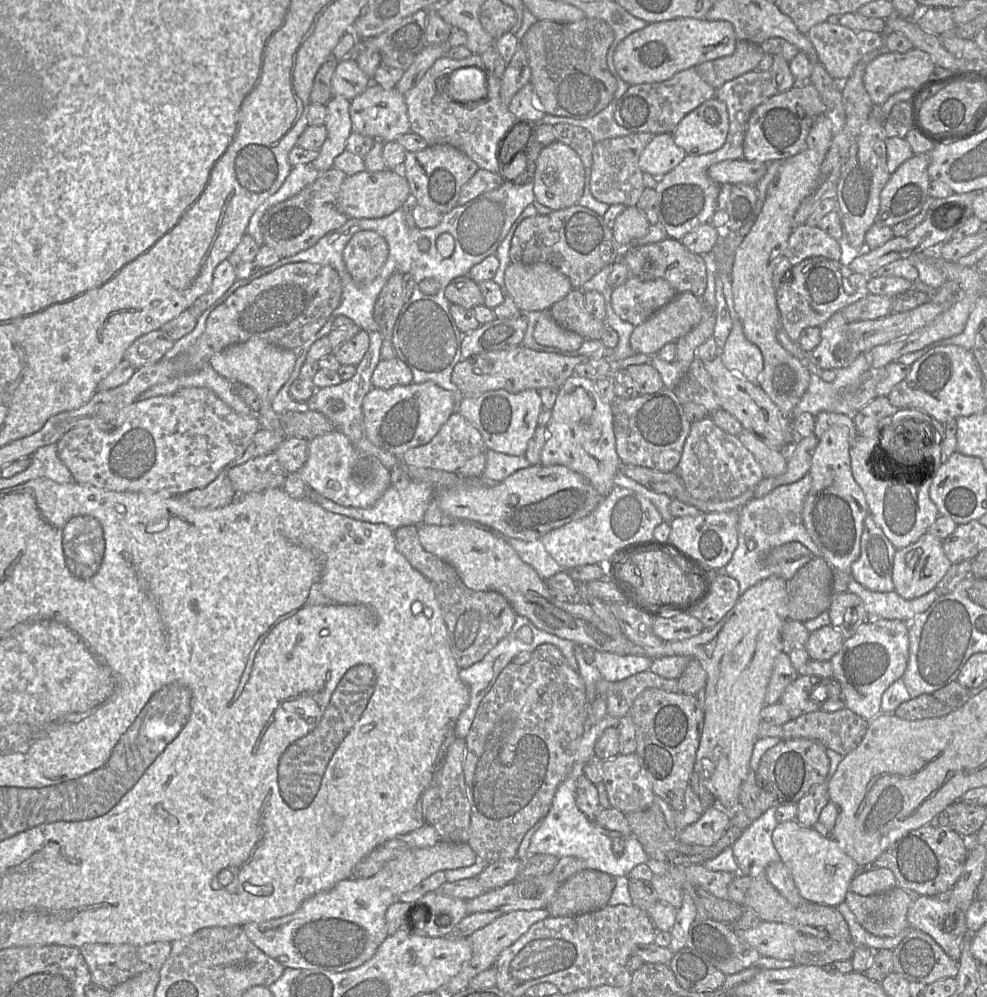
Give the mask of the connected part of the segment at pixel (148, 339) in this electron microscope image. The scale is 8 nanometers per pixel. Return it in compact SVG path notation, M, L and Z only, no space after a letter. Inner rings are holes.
M153 330L136 339L126 350L123 359L139 369L158 362L175 342L162 330Z

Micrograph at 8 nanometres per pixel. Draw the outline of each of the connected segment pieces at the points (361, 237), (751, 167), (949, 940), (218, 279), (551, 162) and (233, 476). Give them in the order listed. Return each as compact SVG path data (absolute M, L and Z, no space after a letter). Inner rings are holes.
M371 230L355 233L343 250L346 269L359 285L368 285L378 276L388 255L386 240Z
M746 159L725 160L709 167L707 174L718 185L745 183L755 186L767 172L765 163Z
M919 896L908 907L907 922L910 928L929 935L949 957L956 961L960 959L962 942L967 932L965 912L937 897Z
M225 259L215 268L209 291L200 296L189 310L196 317L200 317L208 307L212 306L230 289L236 279L236 266Z
M555 141L545 146L537 160L533 177L536 200L553 211L576 205L584 193L585 167L579 155L568 145Z
M274 452L248 460L228 471L236 498L267 489L282 488L287 474Z

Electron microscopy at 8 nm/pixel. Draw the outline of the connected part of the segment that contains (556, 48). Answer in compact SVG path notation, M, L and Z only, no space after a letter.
M585 17L571 23L538 20L520 41L531 68L536 102L546 114L587 119L605 109L617 90L607 65L607 53L615 38L605 21Z

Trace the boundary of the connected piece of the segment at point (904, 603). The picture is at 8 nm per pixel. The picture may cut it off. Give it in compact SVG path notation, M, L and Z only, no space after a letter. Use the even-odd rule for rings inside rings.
M853 578L848 584L847 592L856 594L863 600L868 621L898 619L907 623L925 612L939 596L935 590L931 590L918 598L907 600L895 591L871 591Z

